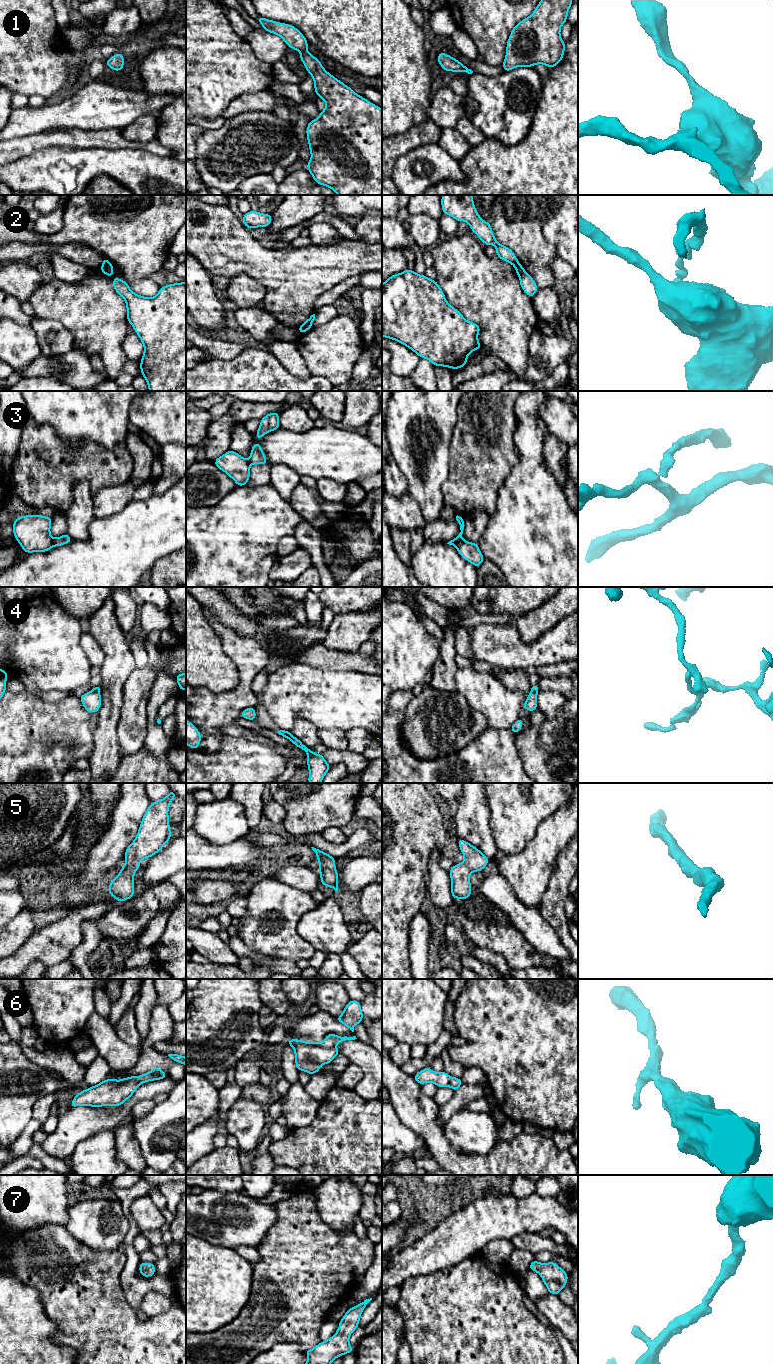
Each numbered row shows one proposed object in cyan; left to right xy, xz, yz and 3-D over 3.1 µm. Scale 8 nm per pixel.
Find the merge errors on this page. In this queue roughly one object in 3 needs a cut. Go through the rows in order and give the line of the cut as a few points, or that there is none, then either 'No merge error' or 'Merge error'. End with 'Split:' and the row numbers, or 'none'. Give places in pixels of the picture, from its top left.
1: No split. No merge error
2: Split along yz (518, 262), (515, 266). Merge error
3: Split along xy (54, 539), (53, 545). Merge error
4: Split along yz (531, 690), (536, 694). Merge error
5: No split. No merge error
6: No split. No merge error
7: No split. No merge error
Split: 2, 3, 4

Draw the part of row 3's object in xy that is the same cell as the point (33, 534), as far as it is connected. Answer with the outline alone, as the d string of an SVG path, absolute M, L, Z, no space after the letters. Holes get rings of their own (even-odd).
M25 515L15 519L13 535L25 553L47 552L53 546L50 533L53 518L42 515Z

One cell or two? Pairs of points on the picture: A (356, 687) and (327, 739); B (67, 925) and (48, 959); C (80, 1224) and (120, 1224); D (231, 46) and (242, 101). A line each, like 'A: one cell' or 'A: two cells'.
A: two cells
B: one cell
C: one cell
D: two cells

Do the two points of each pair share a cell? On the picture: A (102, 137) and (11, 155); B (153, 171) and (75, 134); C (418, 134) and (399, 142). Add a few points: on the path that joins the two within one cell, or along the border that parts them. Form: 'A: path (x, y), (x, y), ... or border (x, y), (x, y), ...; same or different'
A: path (79, 138), (48, 138), (34, 142); same
B: border (81, 148), (129, 148); different
C: path (413, 138), (404, 142); same

